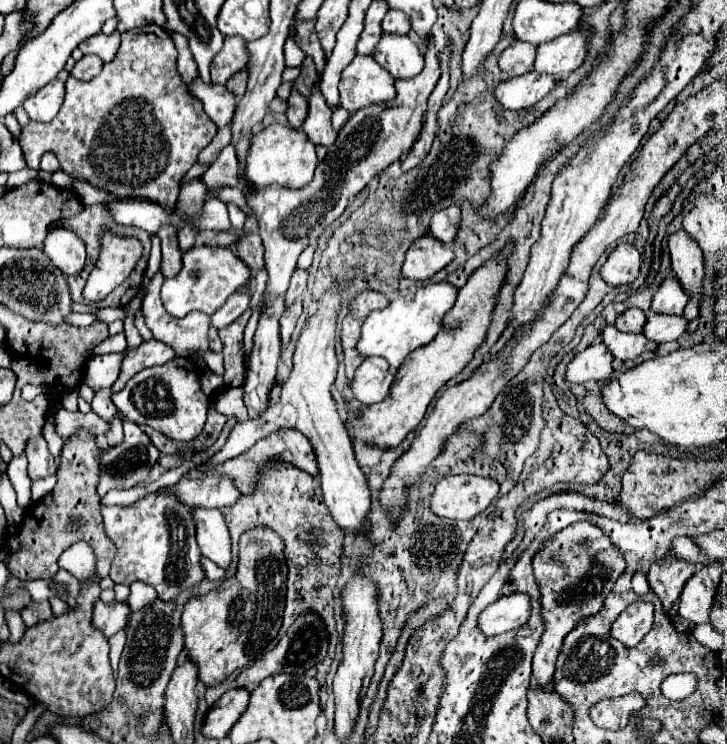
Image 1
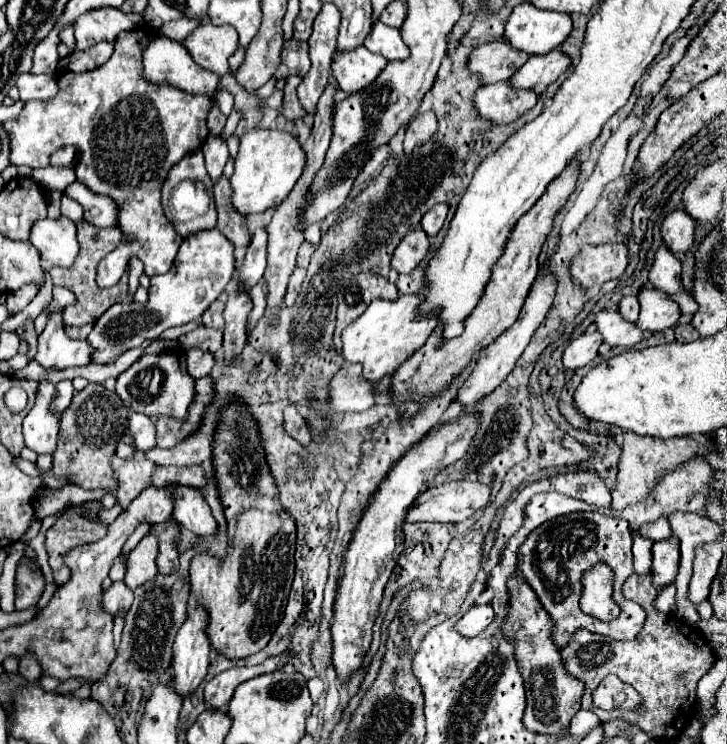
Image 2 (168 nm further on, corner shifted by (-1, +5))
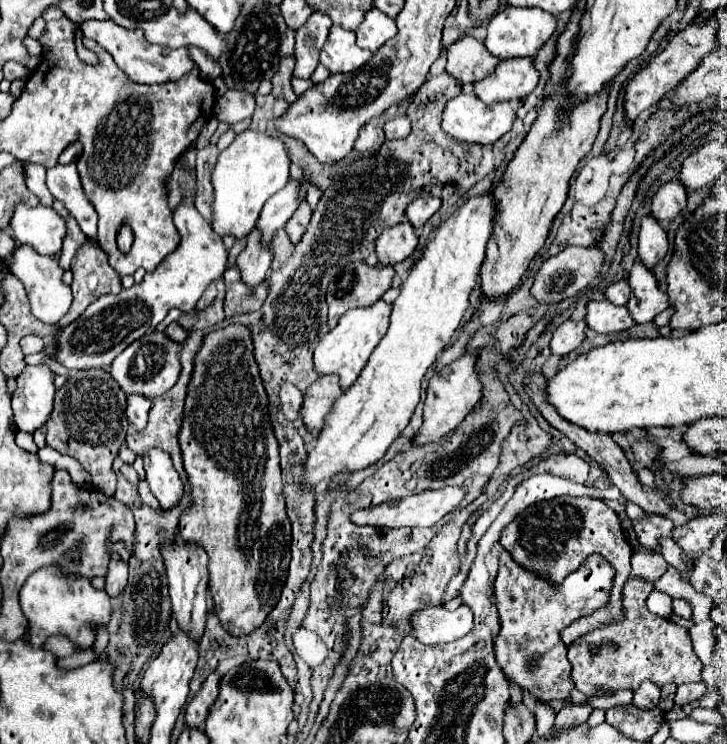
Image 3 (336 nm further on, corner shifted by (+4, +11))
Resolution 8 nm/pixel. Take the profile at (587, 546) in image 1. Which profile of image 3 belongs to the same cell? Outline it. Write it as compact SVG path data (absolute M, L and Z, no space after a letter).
M559 496L559 498L531 504L523 512L519 512L511 524L507 524L503 528L499 542L513 556L513 560L517 564L537 572L539 576L543 576L547 580L553 580L553 582L559 582L567 574L575 572L589 554L601 554L614 567L615 578L613 578L611 602L607 602L605 606L601 606L599 610L589 616L579 618L573 624L569 624L561 632L561 640L565 644L571 644L575 638L591 632L593 628L621 620L621 616L623 616L621 592L623 592L623 584L629 576L629 570L631 570L629 560L631 560L633 550L625 540L625 534L623 534L617 514L603 500L587 498L587 496L581 496L581 498Z

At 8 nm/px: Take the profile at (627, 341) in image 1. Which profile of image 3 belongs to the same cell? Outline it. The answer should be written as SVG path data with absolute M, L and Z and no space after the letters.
M591 300L587 304L585 320L591 330L601 332L601 334L621 332L621 330L627 330L635 324L633 318L629 316L627 306L615 306L609 300L601 300L601 302Z

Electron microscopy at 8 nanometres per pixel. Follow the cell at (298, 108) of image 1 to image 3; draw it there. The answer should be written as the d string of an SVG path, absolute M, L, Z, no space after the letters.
M287 56L279 62L279 68L277 72L273 74L273 90L271 94L277 96L277 98L285 98L287 102L295 102L297 96L291 88L291 74L293 74L293 68L295 68L295 58L293 56Z

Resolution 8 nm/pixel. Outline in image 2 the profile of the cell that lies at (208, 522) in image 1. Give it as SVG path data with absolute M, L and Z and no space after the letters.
M178 484L174 488L174 498L174 520L178 520L184 528L192 530L196 536L218 536L218 522L214 520L210 506L206 504L198 488Z

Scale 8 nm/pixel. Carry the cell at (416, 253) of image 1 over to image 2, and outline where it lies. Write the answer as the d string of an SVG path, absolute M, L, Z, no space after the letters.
M422 228L412 230L412 234L408 234L408 238L404 238L396 248L396 254L392 256L392 268L400 274L410 274L426 258L428 250L428 234L424 234Z

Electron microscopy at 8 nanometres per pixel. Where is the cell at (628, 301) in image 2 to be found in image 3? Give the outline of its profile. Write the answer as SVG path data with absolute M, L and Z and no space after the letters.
M619 280L619 282L613 282L607 290L605 290L605 298L613 304L619 304L619 306L625 306L627 300L629 300L629 294L631 294L631 288L627 284L627 280Z

